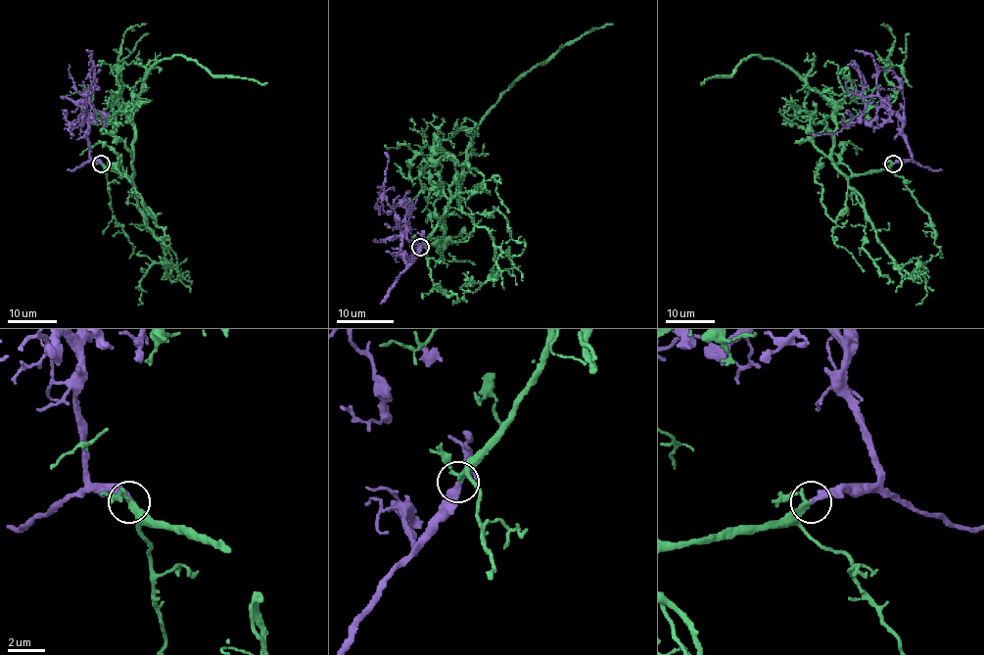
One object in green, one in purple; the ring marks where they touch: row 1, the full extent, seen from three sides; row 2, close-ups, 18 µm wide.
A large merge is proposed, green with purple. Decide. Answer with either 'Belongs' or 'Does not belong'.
Belongs

